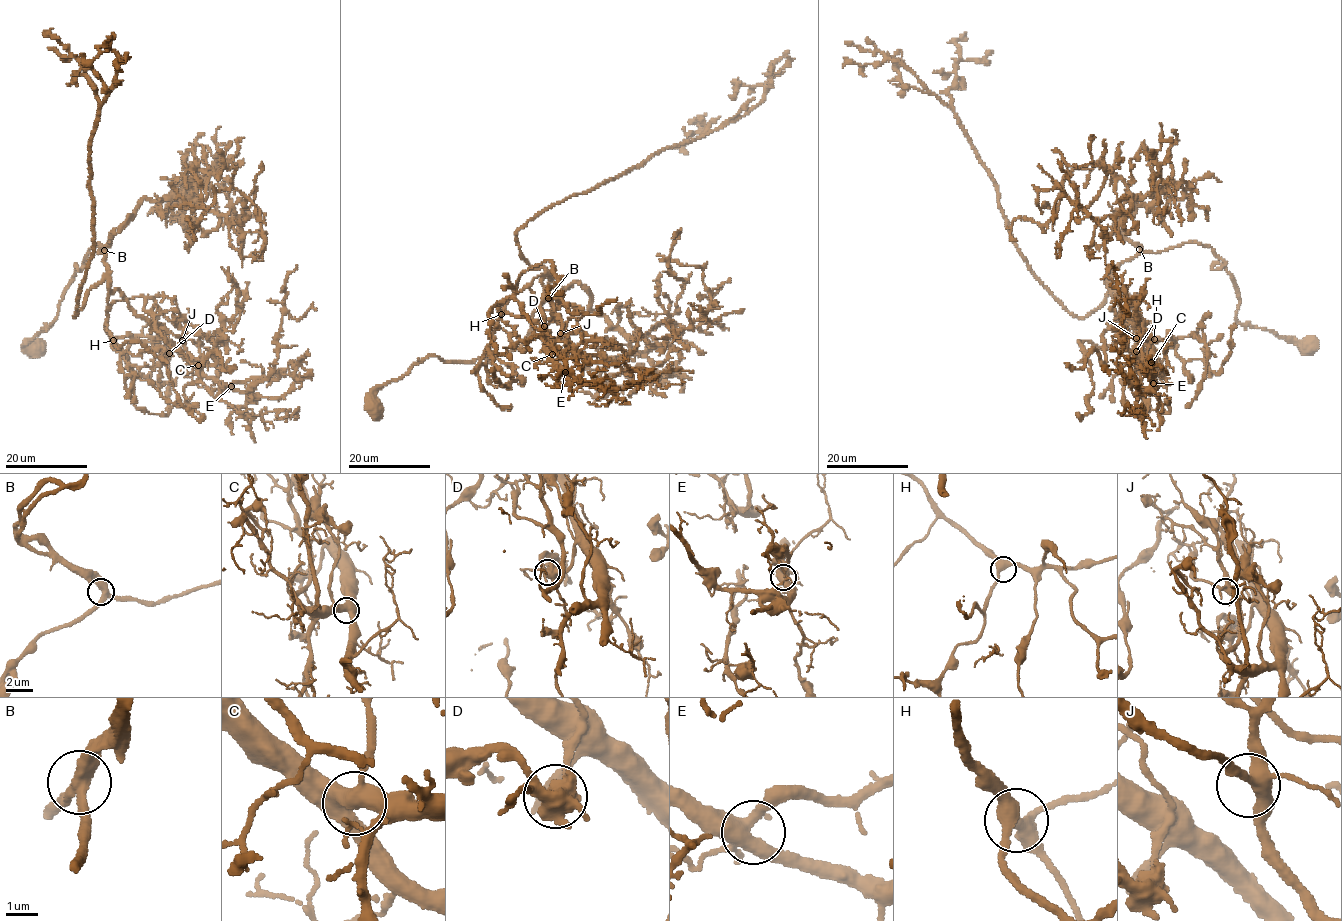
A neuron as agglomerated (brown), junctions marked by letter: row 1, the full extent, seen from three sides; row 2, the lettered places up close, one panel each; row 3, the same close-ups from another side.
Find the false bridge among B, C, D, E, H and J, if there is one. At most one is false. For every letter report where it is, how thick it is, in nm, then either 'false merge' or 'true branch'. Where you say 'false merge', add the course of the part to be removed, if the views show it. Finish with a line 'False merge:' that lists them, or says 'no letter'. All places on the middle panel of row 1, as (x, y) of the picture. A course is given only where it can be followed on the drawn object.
B: at (548, 298); 400 nm thick; true branch
C: at (552, 354); 480 nm thick; true branch
D: at (544, 326); 500 nm thick; false merge; foreign part runs (544, 326), (546, 335), (550, 275), (528, 264), (516, 232), (741, 117), (766, 89), (733, 95)
E: at (565, 372); 460 nm thick; true branch
H: at (501, 314); 380 nm thick; true branch
J: at (560, 333); 360 nm thick; true branch
False merge: D

